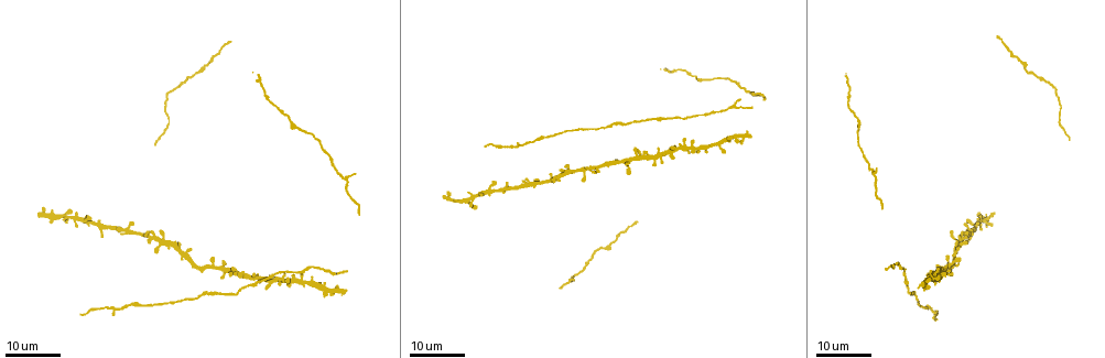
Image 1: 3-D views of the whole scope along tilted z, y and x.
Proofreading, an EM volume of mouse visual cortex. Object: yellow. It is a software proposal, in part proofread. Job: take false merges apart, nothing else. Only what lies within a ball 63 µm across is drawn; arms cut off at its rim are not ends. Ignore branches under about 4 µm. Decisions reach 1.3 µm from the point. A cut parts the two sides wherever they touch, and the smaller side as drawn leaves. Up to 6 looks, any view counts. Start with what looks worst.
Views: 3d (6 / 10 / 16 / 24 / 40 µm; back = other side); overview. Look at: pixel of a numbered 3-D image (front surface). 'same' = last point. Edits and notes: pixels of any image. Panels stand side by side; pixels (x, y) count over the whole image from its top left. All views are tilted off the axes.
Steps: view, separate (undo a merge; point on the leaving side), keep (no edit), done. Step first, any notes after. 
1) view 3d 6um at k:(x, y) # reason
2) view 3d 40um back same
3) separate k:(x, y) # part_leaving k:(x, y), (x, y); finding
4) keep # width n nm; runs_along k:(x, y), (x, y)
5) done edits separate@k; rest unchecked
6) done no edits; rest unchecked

view 3d 16um at 1:(684, 145)

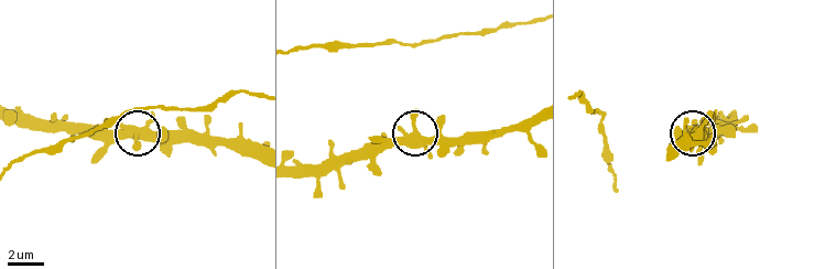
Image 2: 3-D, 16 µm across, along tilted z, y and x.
view 3d 10um at 2:(413, 128) # zoom in

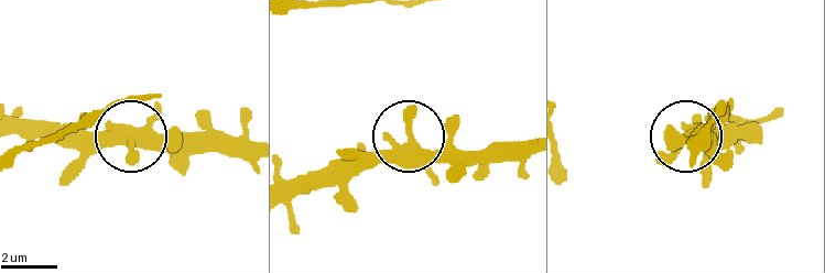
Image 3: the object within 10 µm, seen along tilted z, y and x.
keep # one neuron here

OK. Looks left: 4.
view 3d 16um at 1:(190, 261) # three arms meet

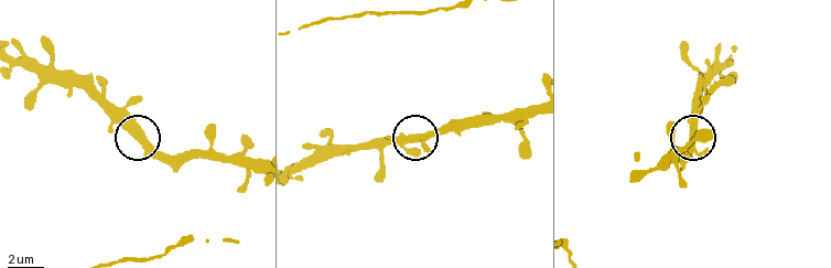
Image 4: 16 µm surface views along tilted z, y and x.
view 3d 6um at 4:(144, 142) # closer look

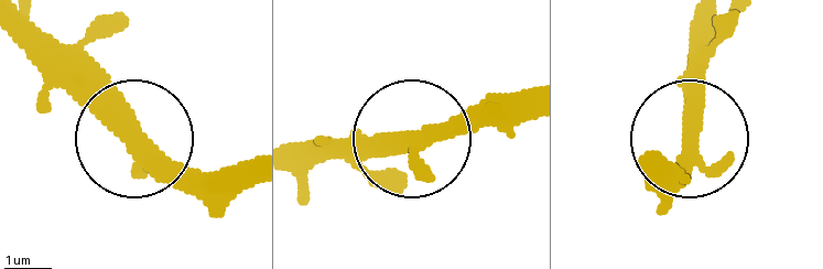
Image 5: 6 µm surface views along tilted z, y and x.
keep # arms 3; runs_along 5:(144, 135), (215, 210); one neuron here

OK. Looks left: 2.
view 3d 16um at 1:(97, 226) # four-way junction

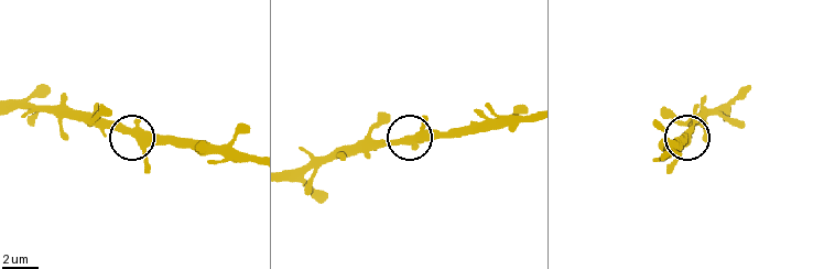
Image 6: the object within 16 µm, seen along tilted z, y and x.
view 3d 6um at 6:(414, 139)

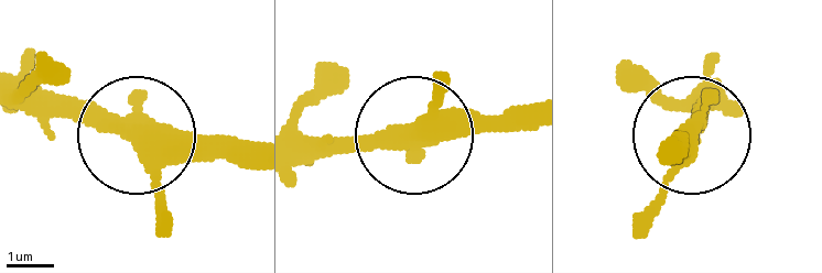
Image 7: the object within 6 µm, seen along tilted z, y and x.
keep # runs_along 7:(532, 108), (402, 133), (296, 135); one neuron here

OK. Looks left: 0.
done no edits; rest unchecked

